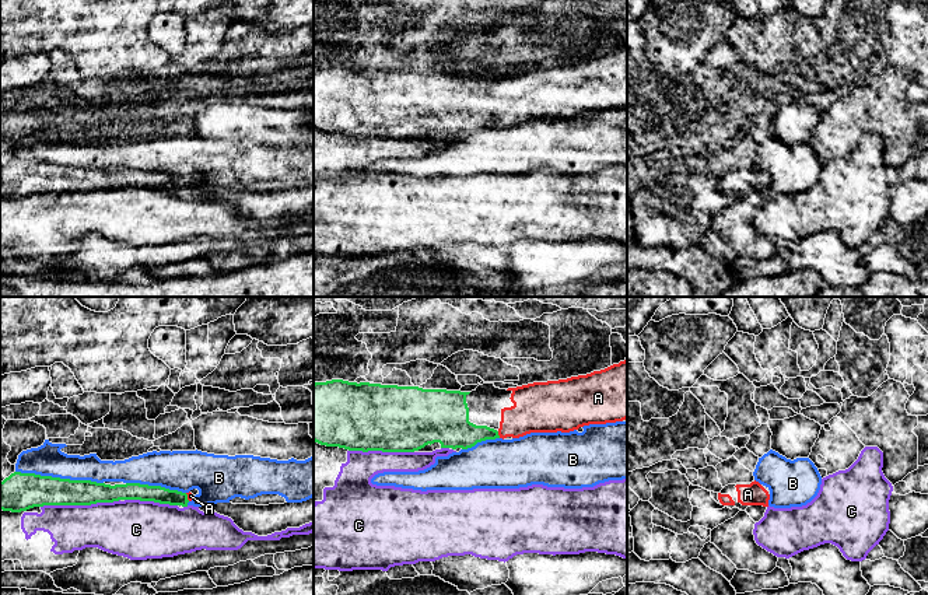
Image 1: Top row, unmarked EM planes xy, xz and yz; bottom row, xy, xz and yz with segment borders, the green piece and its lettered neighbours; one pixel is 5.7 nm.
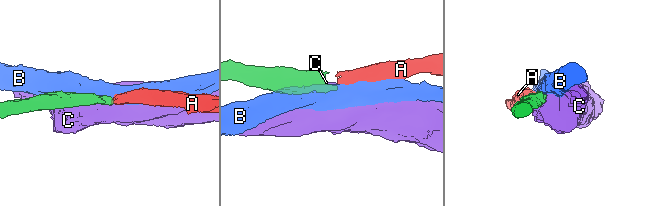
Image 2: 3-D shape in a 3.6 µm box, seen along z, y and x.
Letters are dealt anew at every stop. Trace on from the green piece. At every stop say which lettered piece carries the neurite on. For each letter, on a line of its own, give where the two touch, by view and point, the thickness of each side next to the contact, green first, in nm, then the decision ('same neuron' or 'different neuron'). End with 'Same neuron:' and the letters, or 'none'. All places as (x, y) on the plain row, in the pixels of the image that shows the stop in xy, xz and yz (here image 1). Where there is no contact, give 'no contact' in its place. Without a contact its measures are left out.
A: contact xz (497, 121); calibres 200 and 240 nm; same neuron
B: contact xy (59, 164); calibres 220 and 180 nm; different neuron
C: contact xy (80, 191); calibres 180 and 300 nm; different neuron
Same neuron: A

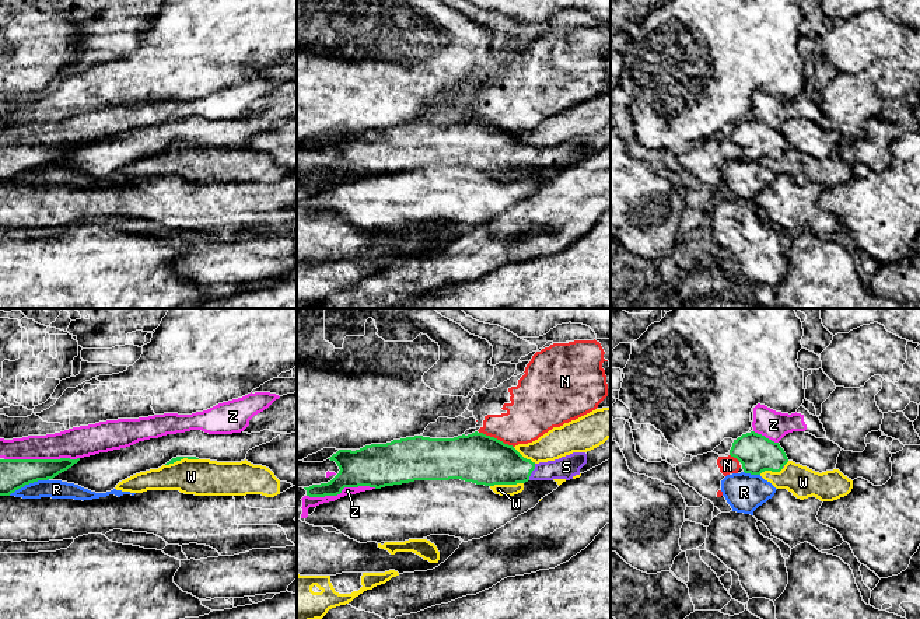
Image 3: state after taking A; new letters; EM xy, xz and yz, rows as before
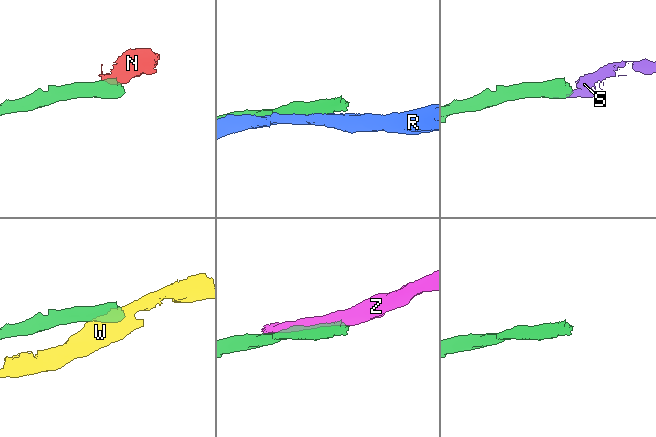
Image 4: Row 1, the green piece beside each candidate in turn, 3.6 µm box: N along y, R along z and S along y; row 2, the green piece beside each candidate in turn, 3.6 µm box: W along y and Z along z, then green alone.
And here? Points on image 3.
N: contact xz (496, 125); calibres 280 and 280 nm; different neuron
R: contact xy (28, 170); calibres 180 and 110 nm; different neuron
S: contact xz (531, 158); calibres 280 and 130 nm; same neuron
W: contact xz (506, 170); calibres 280 and 60 nm; different neuron
Z: contact xy (41, 146); calibres 180 and 180 nm; different neuron
Same neuron: S

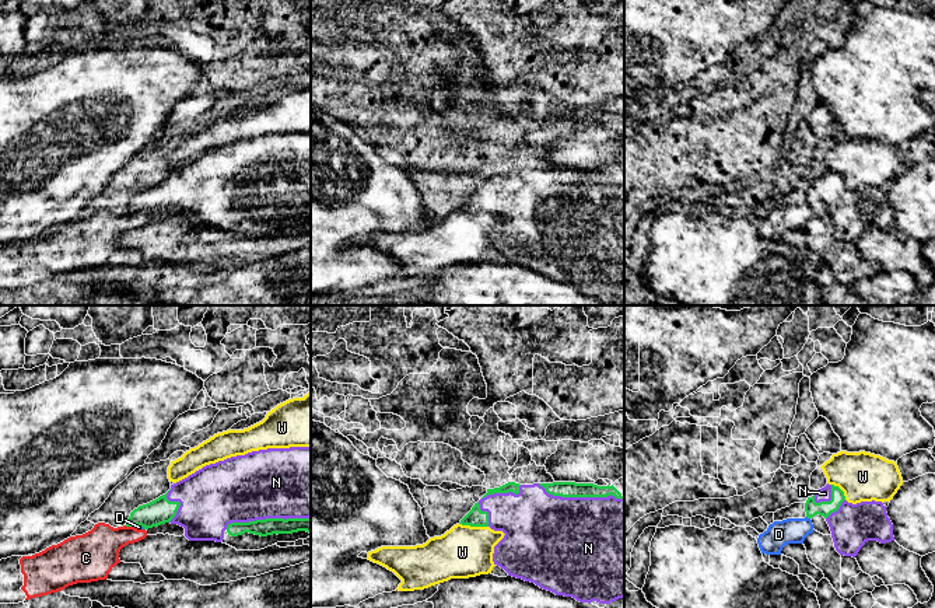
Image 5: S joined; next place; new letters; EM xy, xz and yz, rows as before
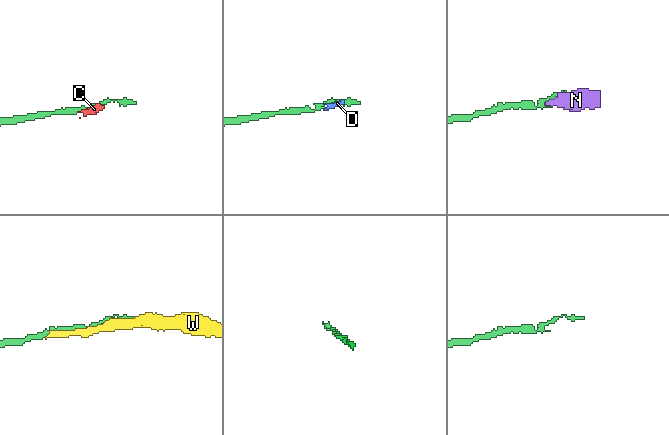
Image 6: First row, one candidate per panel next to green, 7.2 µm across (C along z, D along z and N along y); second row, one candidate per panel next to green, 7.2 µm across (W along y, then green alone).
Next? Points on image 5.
C: contact xy (129, 212); calibres 150 and 260 nm; different neuron
D: contact yz (808, 203); calibres 90 and 150 nm; different neuron
N: contact xy (268, 205); calibres 100 and 400 nm; same neuron
W: contact xz (473, 212); calibres 100 and 300 nm; different neuron
Same neuron: N

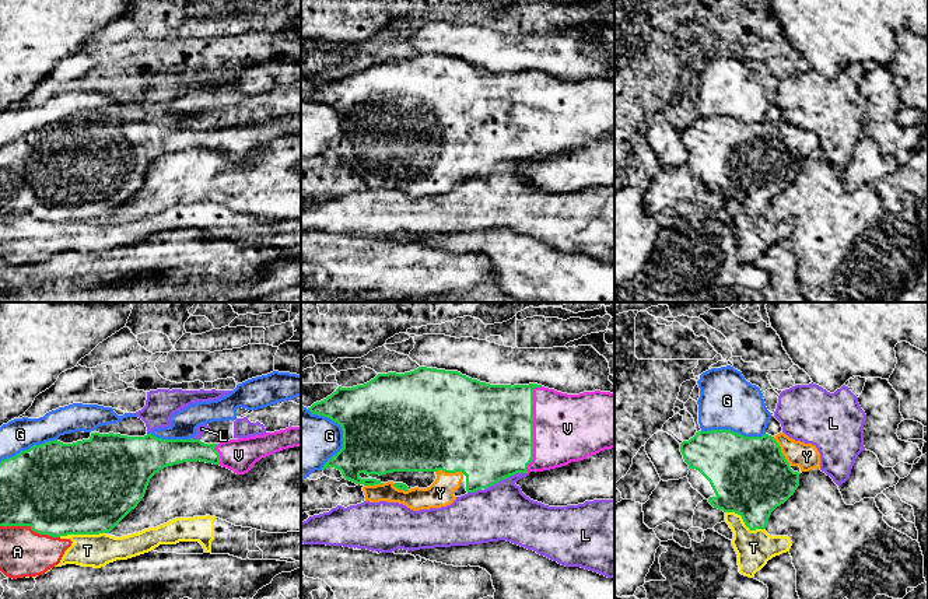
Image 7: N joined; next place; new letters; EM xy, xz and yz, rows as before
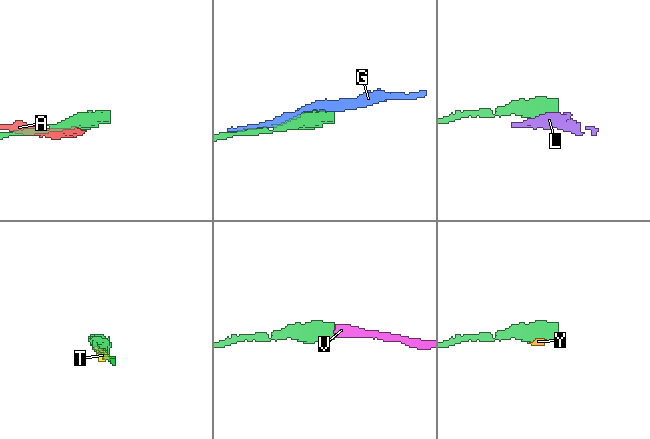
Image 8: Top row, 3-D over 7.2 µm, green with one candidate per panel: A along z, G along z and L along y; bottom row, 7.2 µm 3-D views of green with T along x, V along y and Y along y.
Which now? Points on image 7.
A: contact xy (30, 212); calibres 500 and 280 nm; different neuron
G: contact xz (343, 118); calibres 500 and 360 nm; different neuron
L: contact xz (505, 164); calibres 500 and 320 nm; different neuron
T: contact xy (81, 220); calibres 500 and 190 nm; different neuron
V: contact xz (532, 114); calibres 500 and 380 nm; same neuron
Y: contact yz (781, 139); calibres 440 and 150 nm; same neuron
Same neuron: V, Y

